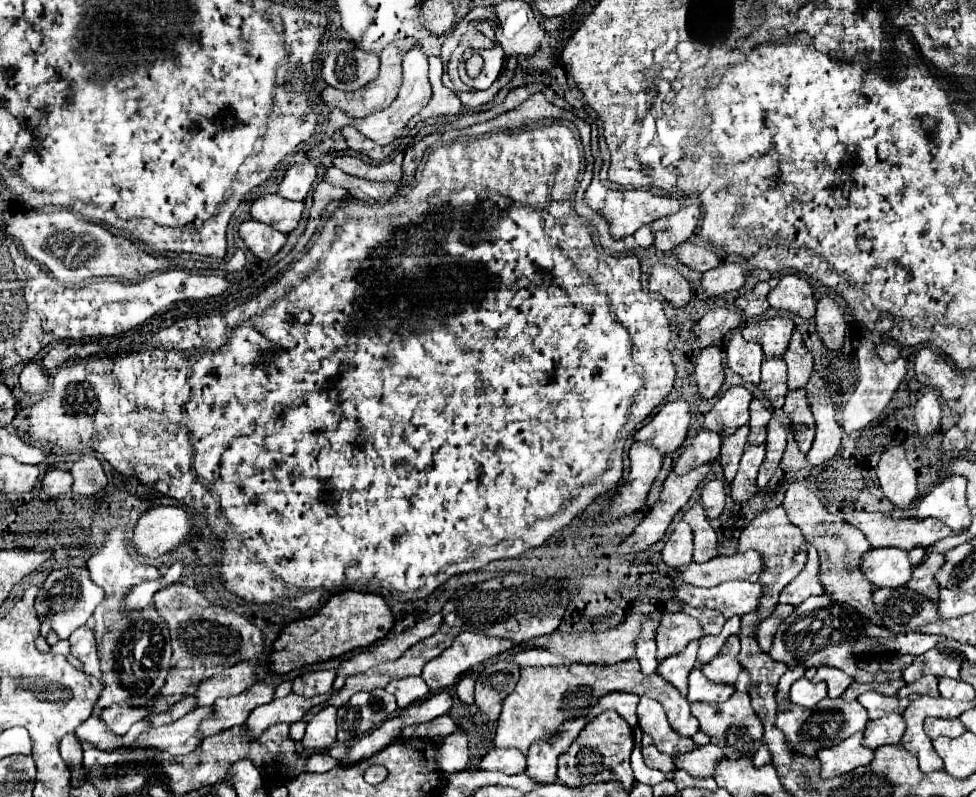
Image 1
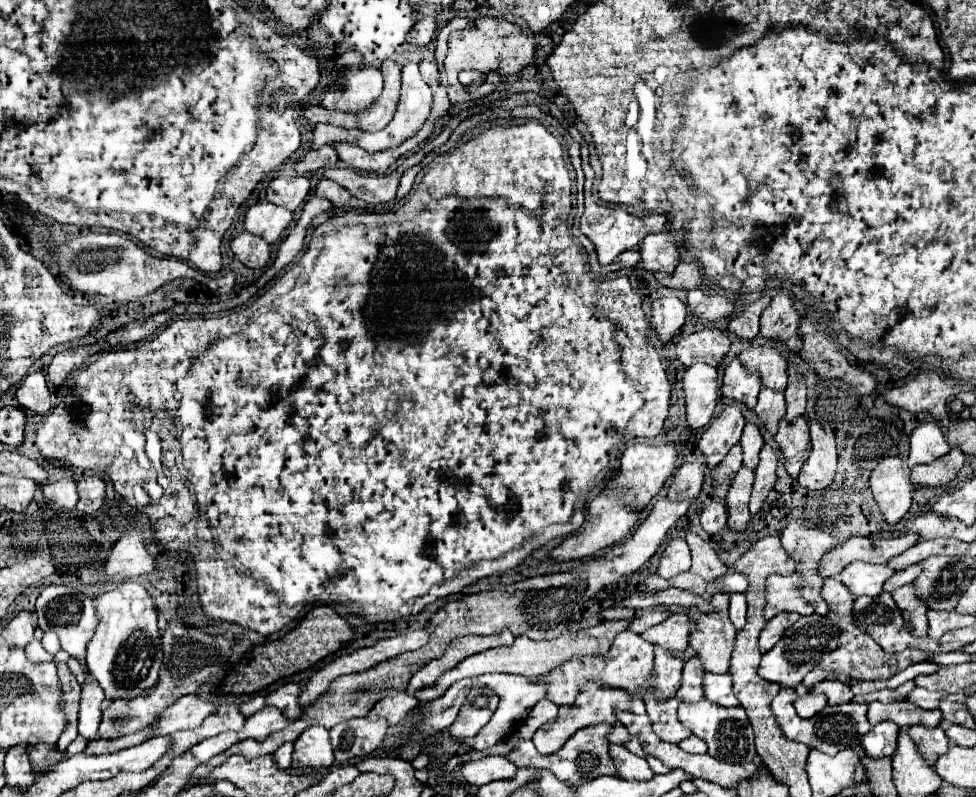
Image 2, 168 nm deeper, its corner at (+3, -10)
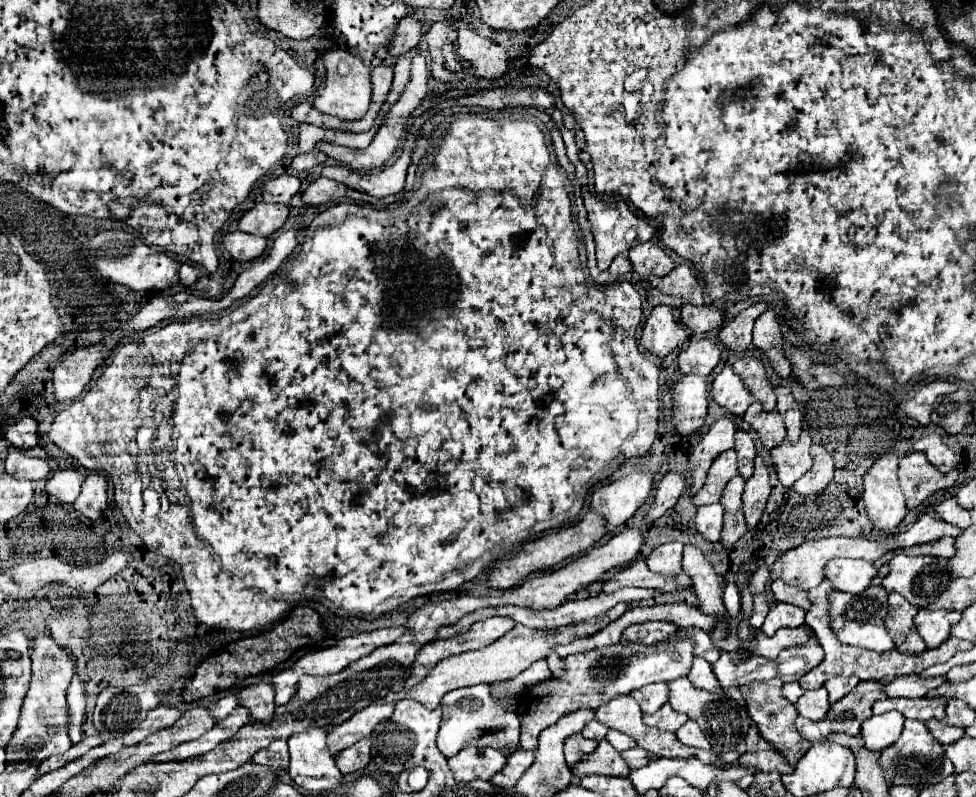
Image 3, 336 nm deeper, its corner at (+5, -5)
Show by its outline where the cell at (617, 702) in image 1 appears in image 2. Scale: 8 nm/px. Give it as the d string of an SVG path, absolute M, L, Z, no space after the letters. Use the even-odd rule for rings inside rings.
M585 683L575 699L573 705L569 707L559 707L559 715L557 719L541 725L535 735L533 735L533 743L537 747L539 753L555 753L559 751L559 747L563 747L565 739L569 739L575 731L589 727L593 723L613 723L615 719L615 711L631 711L631 713L641 713L641 697L631 695L625 689L617 689L617 687L609 687L609 685L597 685L597 683Z

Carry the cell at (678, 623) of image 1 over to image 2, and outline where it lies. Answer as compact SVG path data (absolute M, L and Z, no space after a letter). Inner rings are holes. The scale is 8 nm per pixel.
M655 645L655 665L651 671L651 681L647 687L655 689L655 699L671 699L681 687L683 661L671 657L667 649Z

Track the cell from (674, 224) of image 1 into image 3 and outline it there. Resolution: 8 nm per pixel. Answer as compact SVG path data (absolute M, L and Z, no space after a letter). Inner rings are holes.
M653 240L633 246L629 250L629 260L633 264L633 270L639 272L641 276L651 276L651 274L665 276L675 268L671 256L665 254L665 250Z

